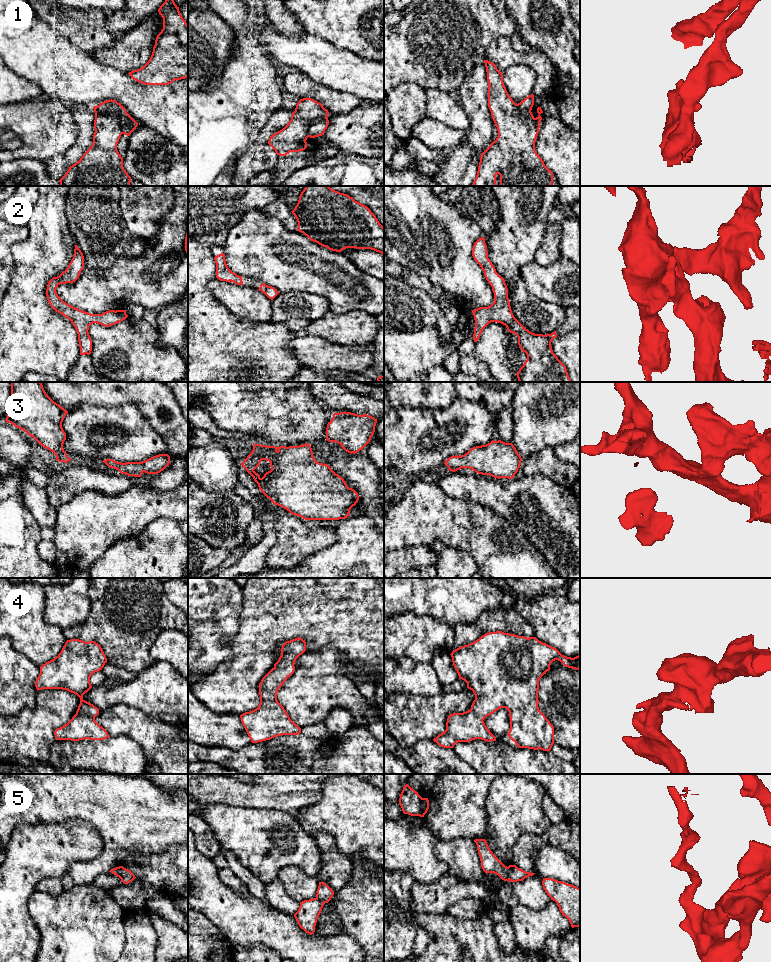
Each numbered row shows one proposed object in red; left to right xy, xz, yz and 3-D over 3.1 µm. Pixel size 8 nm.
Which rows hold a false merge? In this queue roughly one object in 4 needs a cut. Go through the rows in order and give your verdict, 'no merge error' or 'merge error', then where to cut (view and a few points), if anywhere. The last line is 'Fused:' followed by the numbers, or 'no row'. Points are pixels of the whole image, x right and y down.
1: no merge error; cut none
2: no merge error; cut none
3: no merge error; cut none
4: no merge error; cut none
5: merge error; cut yz (506, 867), (509, 879)
Fused: 5

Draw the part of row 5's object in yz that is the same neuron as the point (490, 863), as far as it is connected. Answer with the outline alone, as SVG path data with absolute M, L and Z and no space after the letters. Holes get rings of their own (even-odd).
M475 839L480 856L481 867L487 873L494 873L502 880L509 881L507 866L505 866L490 850L485 839Z

